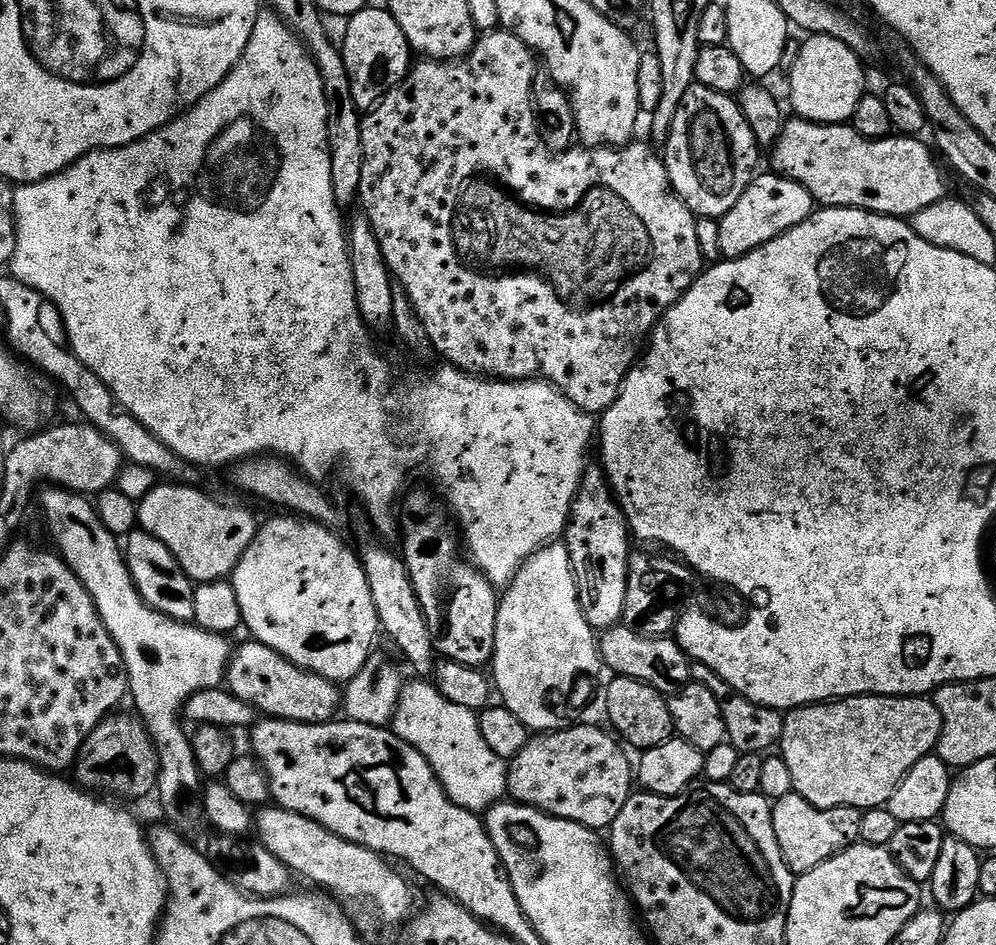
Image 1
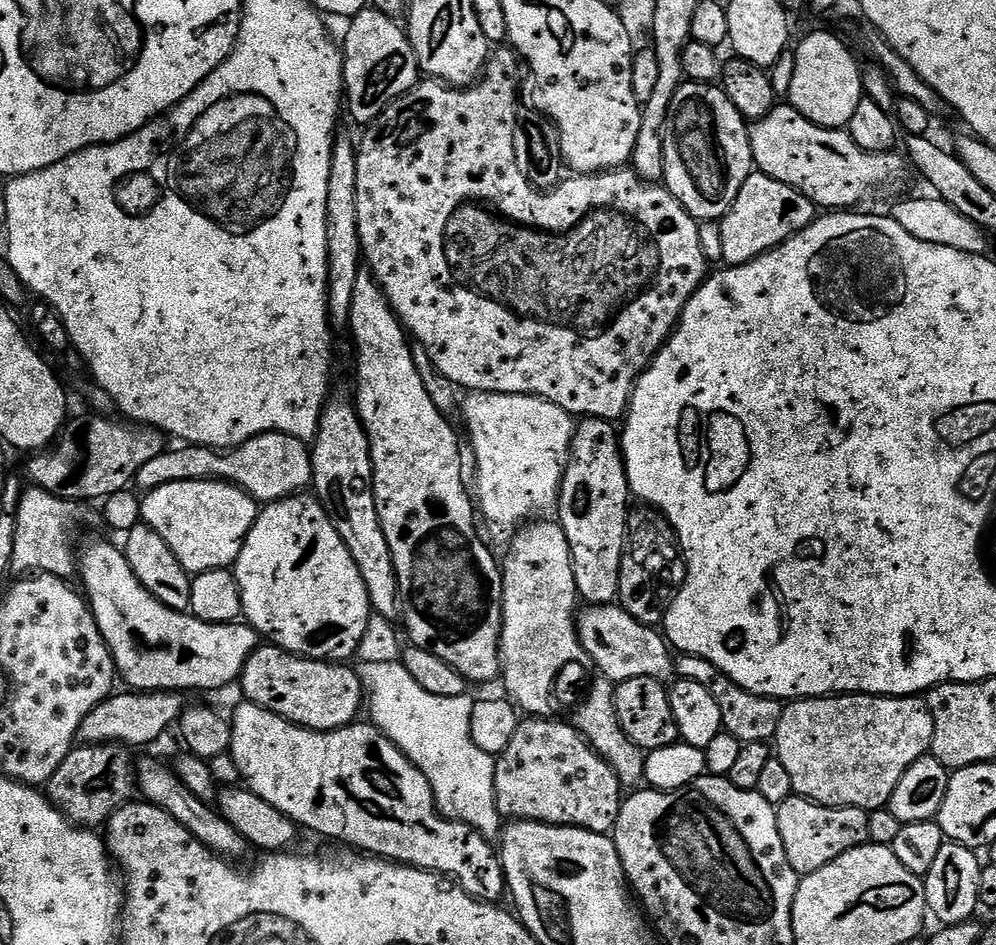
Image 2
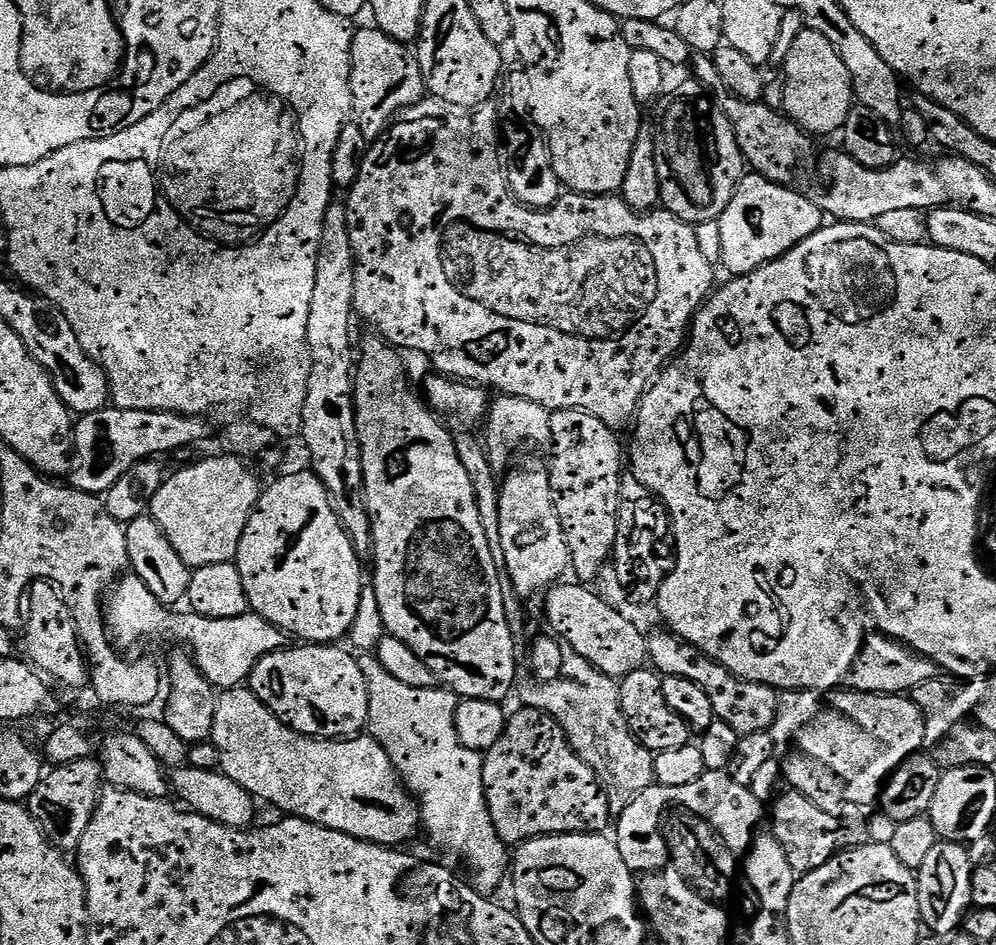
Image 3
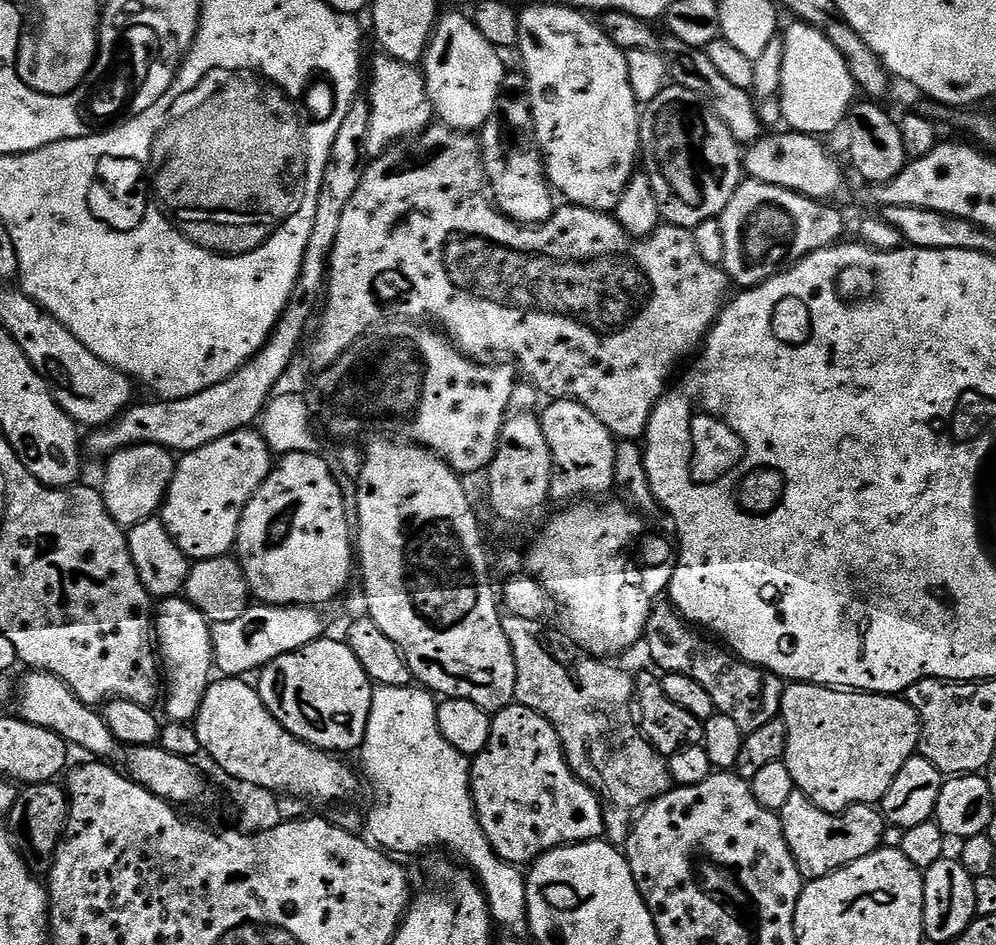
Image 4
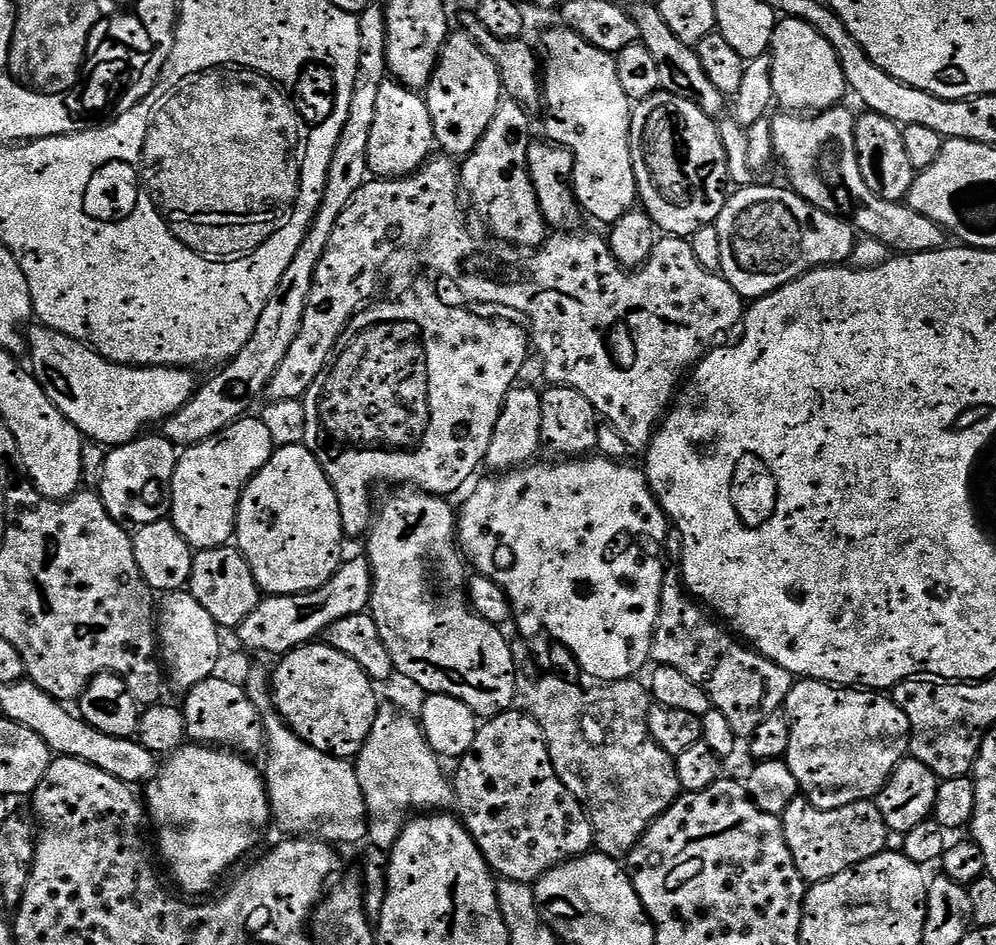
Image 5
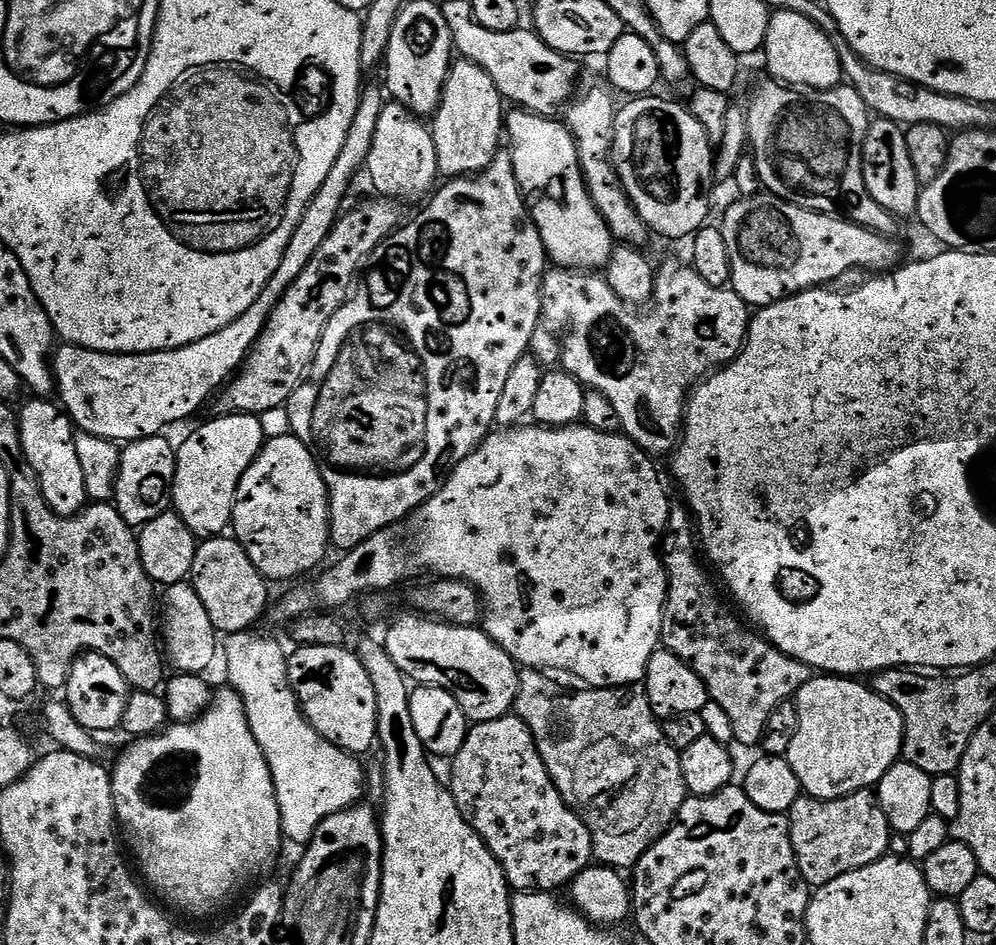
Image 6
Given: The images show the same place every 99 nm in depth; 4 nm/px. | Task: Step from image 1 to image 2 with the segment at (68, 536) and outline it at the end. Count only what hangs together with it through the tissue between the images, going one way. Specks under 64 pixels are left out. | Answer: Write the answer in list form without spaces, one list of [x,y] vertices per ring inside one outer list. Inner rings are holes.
[[[92,544],[78,556],[78,576],[84,579],[83,591],[98,622],[98,630],[116,663],[116,671],[129,689],[137,692],[174,692],[184,688],[224,688],[239,681],[244,664],[258,647],[258,633],[251,624],[211,624],[184,610],[167,608],[138,582],[128,558],[112,544]]]

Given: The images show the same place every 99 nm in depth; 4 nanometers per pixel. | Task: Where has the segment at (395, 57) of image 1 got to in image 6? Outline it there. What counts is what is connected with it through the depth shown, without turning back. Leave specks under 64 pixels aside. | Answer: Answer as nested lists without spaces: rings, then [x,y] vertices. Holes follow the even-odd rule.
[[[395,102],[385,103],[382,114],[378,114],[378,130],[374,130],[374,146],[370,146],[366,176],[367,172],[373,186],[380,188],[381,197],[397,202],[423,201],[437,187],[436,176],[441,175],[431,127],[409,108]]]

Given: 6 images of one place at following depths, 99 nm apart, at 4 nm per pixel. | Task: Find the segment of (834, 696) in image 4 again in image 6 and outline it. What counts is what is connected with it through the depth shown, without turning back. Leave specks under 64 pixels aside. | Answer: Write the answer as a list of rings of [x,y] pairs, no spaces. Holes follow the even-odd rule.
[[[816,674],[796,691],[794,703],[796,709],[800,711],[798,714],[798,734],[794,734],[794,742],[790,746],[786,759],[788,765],[794,770],[794,774],[798,774],[798,782],[801,789],[807,795],[811,796],[812,799],[837,800],[855,792],[875,789],[876,785],[880,783],[880,779],[886,774],[886,770],[890,770],[890,766],[894,766],[901,759],[904,750],[904,719],[902,718],[902,714],[886,697],[873,692],[867,683],[861,682],[856,678],[845,678],[831,674]]]

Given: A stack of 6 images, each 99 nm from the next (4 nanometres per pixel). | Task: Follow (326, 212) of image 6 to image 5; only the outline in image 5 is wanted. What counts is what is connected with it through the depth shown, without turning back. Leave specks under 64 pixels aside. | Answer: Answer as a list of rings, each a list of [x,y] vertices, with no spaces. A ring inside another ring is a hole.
[[[29,327],[26,332],[26,344],[30,352],[32,348],[30,371],[39,379],[50,402],[54,402],[54,406],[58,406],[65,418],[89,441],[101,446],[127,444],[141,435],[144,429],[140,428],[146,427],[147,424],[159,425],[178,410],[182,410],[182,406],[186,406],[186,402],[190,402],[190,398],[196,395],[198,379],[196,380],[197,373],[193,369],[115,364],[100,355],[95,348],[88,347],[81,340],[75,340],[73,336],[55,332],[52,328],[35,327]]]

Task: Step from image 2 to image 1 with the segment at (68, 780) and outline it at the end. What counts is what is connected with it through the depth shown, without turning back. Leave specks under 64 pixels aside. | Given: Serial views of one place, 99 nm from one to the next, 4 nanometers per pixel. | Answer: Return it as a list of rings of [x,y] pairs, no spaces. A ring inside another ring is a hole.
[[[112,714],[105,718],[80,747],[74,765],[75,783],[93,794],[115,798],[120,802],[140,800],[148,795],[151,797],[156,790],[156,775],[160,769],[152,733],[143,719],[135,715],[116,715],[120,714]]]

